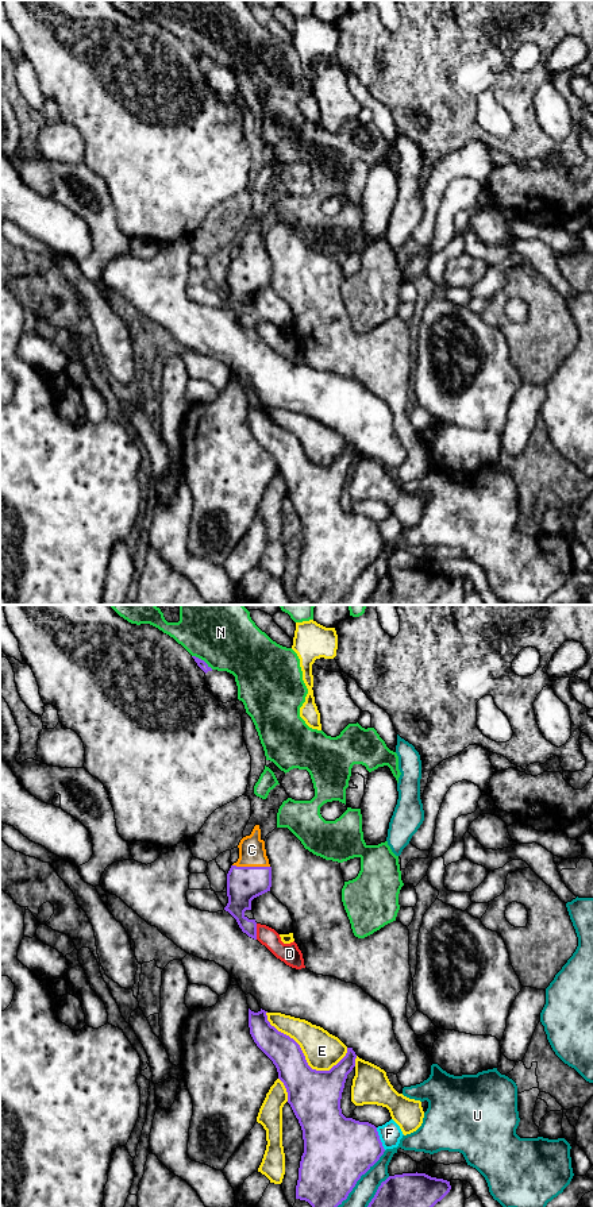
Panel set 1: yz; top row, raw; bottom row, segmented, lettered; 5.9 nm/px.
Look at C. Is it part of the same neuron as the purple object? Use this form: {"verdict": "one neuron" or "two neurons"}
{"verdict": "one neuron"}

